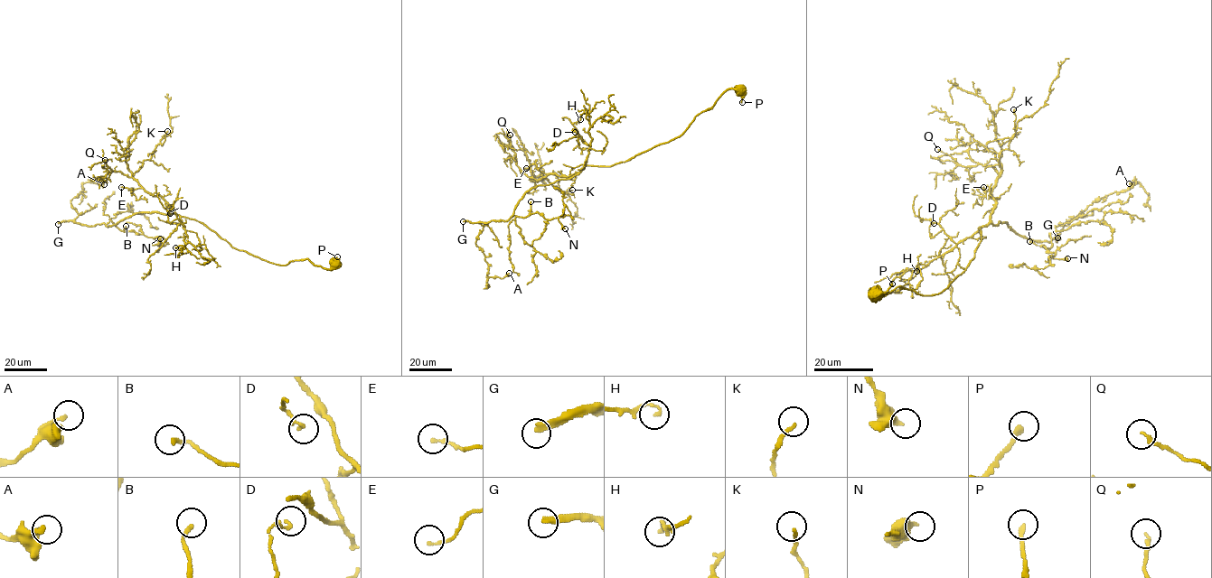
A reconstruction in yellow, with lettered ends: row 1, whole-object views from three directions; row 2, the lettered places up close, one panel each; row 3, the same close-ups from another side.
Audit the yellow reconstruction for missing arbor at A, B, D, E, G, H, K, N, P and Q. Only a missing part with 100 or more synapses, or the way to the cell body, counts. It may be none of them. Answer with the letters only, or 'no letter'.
G

